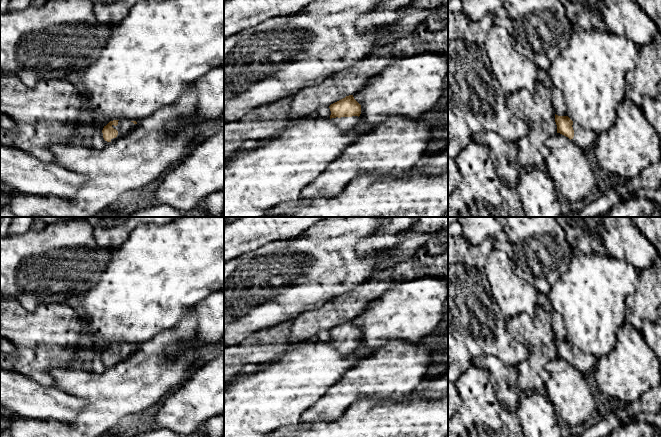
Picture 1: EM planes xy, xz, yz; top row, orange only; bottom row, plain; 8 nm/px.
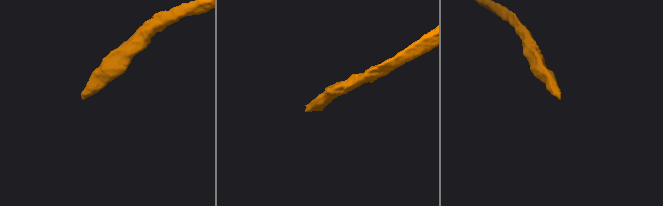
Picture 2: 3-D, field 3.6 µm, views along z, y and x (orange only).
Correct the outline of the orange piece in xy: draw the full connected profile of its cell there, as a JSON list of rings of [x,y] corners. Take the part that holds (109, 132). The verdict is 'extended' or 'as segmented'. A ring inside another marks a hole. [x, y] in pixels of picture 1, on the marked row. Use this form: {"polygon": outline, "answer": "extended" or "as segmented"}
{"polygon": [[[126,119],[110,121],[102,130],[103,138],[107,142],[114,142],[131,132],[136,124],[136,121]]], "answer": "extended"}

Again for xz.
{"polygon": [[[353,95],[331,104],[329,106],[330,119],[340,130],[349,130],[360,123],[361,105],[354,99]]], "answer": "extended"}

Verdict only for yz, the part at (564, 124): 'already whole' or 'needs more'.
needs more

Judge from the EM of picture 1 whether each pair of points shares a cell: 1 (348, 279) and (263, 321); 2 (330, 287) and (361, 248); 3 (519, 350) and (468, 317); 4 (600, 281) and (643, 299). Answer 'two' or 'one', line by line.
1: one
2: two
3: one
4: two

